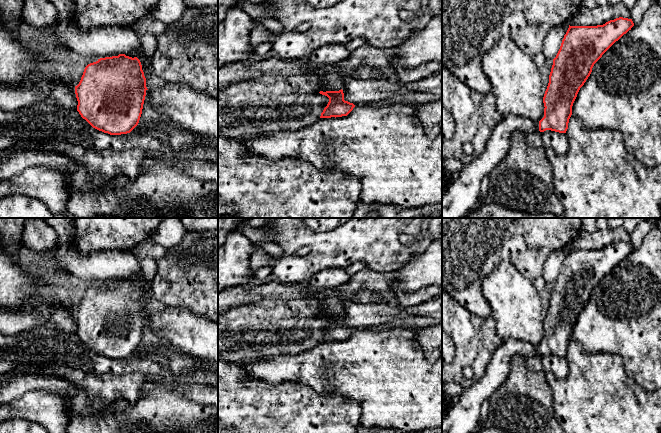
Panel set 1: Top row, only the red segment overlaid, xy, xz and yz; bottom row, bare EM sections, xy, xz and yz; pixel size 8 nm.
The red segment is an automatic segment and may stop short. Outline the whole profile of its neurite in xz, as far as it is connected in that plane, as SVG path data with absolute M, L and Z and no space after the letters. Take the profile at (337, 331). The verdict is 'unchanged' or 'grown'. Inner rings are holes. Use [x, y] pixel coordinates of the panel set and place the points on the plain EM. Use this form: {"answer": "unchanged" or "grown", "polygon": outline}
{"answer": "grown", "polygon": "M328 268L320 270L309 280L312 298L322 302L326 308L327 315L319 317L329 322L327 330L321 337L320 342L342 341L347 340L355 331L353 327L344 324L342 314L344 299L340 297L317 297L319 291L327 289L337 289L347 283L351 276L345 268Z"}

